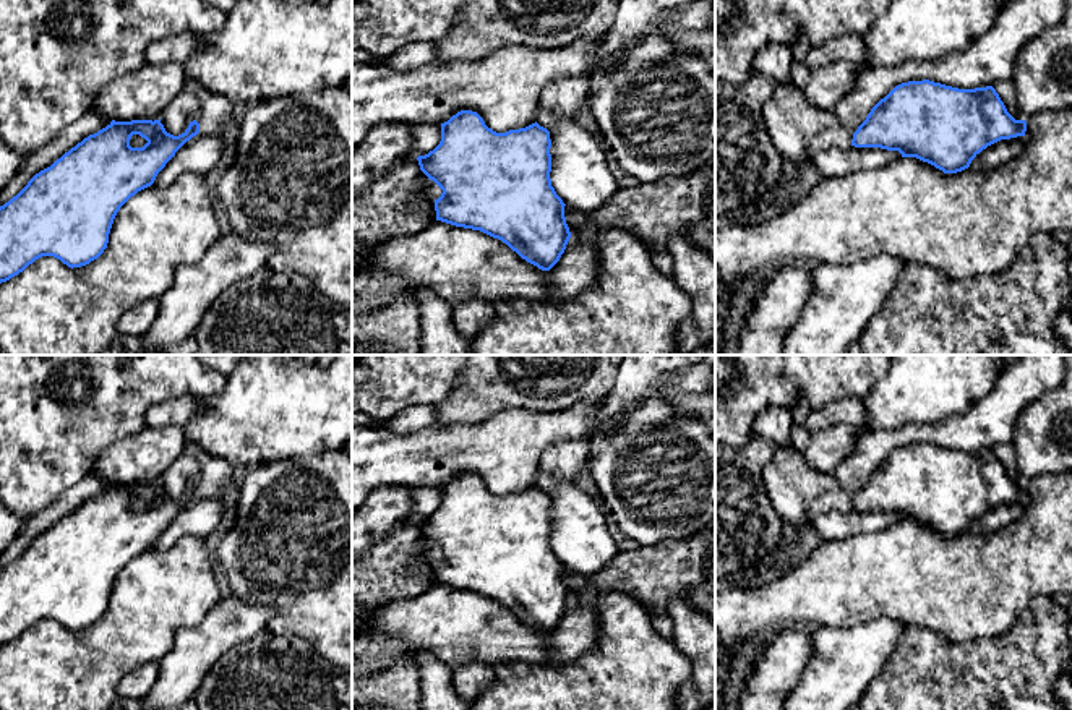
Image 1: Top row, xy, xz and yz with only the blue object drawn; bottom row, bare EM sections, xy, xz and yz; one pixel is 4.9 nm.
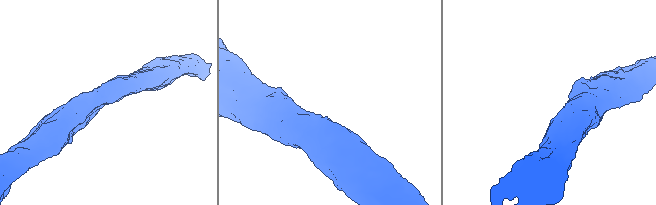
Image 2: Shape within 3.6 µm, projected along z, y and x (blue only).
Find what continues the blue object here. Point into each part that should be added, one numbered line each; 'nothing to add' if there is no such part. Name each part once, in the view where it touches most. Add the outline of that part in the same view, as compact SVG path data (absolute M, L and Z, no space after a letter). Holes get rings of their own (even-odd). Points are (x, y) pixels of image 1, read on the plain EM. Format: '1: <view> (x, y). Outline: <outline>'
nothing to add

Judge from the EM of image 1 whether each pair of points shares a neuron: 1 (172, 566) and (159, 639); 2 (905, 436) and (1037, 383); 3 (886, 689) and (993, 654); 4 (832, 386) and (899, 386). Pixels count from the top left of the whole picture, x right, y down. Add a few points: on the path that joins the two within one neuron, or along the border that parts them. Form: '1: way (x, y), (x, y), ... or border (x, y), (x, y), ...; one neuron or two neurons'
1: way (171, 584), (159, 595), (159, 621); one neuron
2: way (938, 435), (977, 430), (1004, 404); one neuron
3: way (912, 689), (957, 689), (967, 680); one neuron
4: border (887, 372), (863, 399); two neurons

